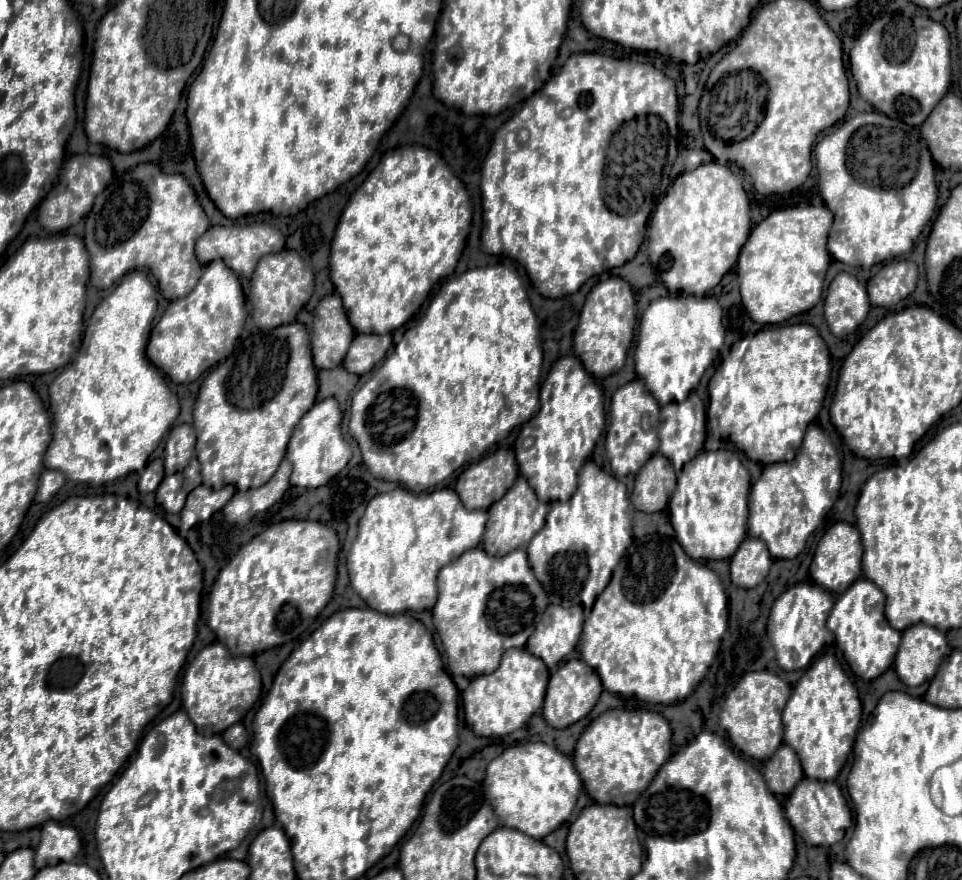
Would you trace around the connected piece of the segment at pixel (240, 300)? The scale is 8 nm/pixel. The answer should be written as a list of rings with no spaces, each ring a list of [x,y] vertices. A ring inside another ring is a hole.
[[[214,260],[214,264],[204,268],[200,282],[188,296],[170,302],[150,334],[146,354],[154,366],[170,376],[172,382],[194,382],[232,352],[244,328],[244,320],[246,308],[240,280],[222,260]]]

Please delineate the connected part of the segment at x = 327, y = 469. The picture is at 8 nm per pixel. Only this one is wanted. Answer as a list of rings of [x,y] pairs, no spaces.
[[[326,398],[322,402],[316,402],[306,416],[296,424],[294,434],[288,444],[286,458],[292,462],[292,486],[302,488],[318,488],[324,486],[332,476],[336,476],[352,458],[352,448],[346,444],[342,436],[342,412],[338,408],[338,402],[334,398]]]

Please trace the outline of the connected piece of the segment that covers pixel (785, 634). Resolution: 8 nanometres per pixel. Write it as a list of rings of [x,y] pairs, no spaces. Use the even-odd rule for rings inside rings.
[[[796,584],[788,588],[772,606],[768,618],[768,638],[776,650],[776,658],[780,668],[784,670],[800,670],[810,664],[816,652],[834,642],[834,634],[826,628],[826,616],[834,606],[834,596],[816,584]]]

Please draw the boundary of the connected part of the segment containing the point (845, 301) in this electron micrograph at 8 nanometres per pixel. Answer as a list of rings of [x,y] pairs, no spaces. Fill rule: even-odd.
[[[840,272],[828,286],[824,316],[834,336],[852,334],[866,318],[870,300],[864,283],[852,274]]]

